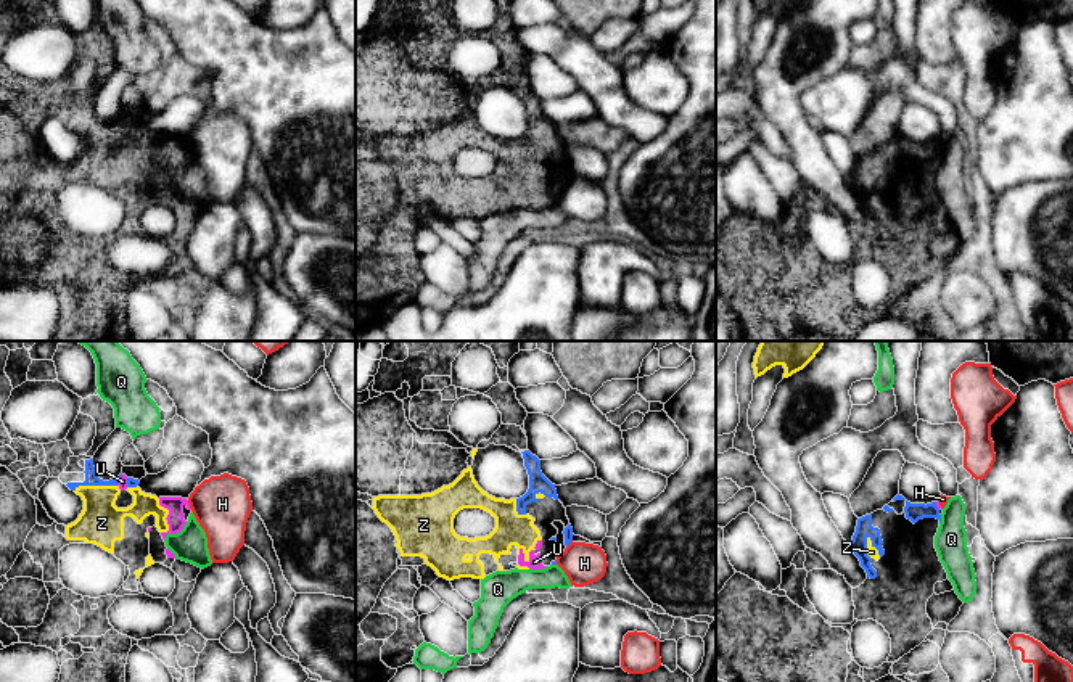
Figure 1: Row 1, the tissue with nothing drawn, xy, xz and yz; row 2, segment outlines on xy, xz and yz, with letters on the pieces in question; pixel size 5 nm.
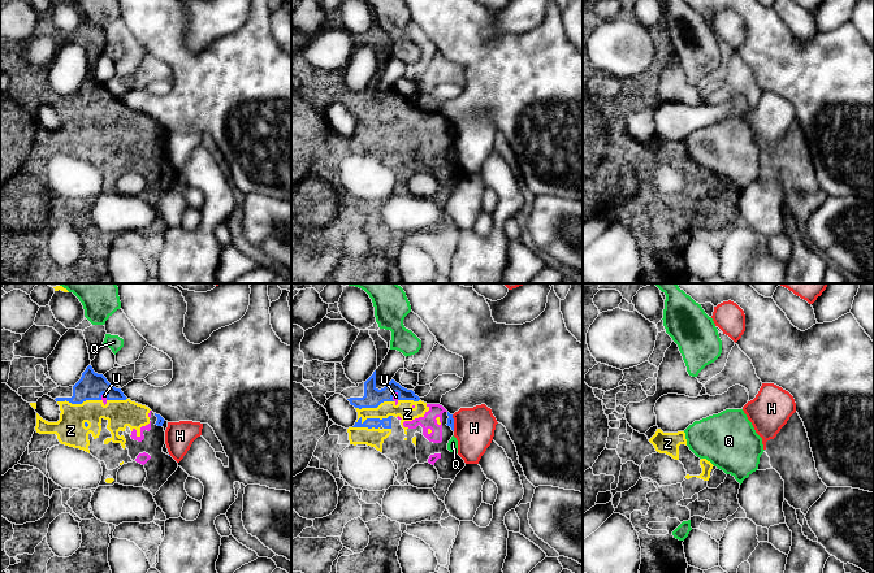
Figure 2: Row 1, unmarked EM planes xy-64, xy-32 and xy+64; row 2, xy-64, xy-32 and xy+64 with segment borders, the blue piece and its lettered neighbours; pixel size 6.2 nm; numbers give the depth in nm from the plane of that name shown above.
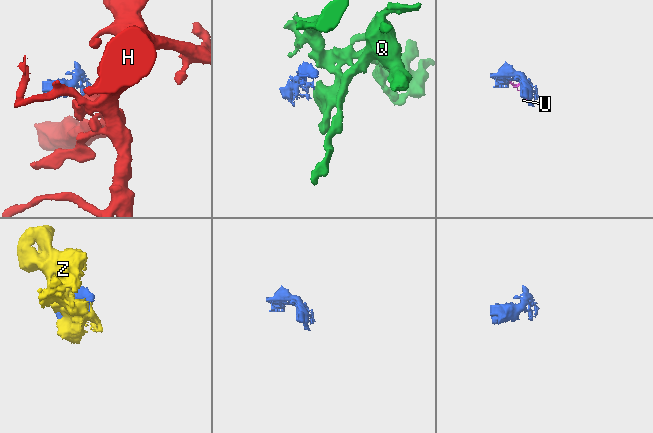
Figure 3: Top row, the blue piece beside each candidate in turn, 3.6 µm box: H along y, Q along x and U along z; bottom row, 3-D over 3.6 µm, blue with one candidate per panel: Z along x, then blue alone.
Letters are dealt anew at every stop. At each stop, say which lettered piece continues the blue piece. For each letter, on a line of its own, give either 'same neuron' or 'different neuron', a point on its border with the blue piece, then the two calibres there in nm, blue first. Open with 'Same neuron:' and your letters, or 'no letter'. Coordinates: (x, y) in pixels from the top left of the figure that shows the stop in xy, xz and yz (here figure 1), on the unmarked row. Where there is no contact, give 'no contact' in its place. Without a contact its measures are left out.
Same neuron: U, Z
H: different neuron; meets blue in xz at (570, 182); 50 nm thick on the blue side, 200 nm on the other
Q: different neuron; meets blue in yz at (940, 160); 90 nm thick on the blue side, 160 nm on the other
U: same neuron; meets blue in xy at (118, 118); 60 nm thick on the blue side, 50 nm on the other
Z: same neuron; meets blue in yz at (874, 185); 90 nm thick on the blue side, 50 nm on the other

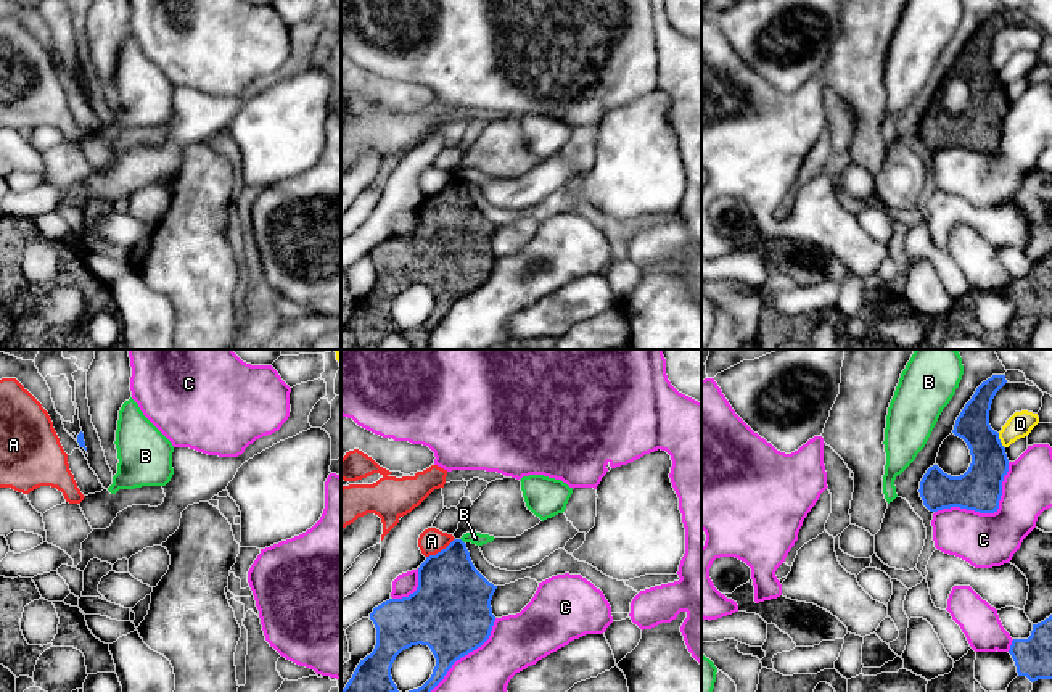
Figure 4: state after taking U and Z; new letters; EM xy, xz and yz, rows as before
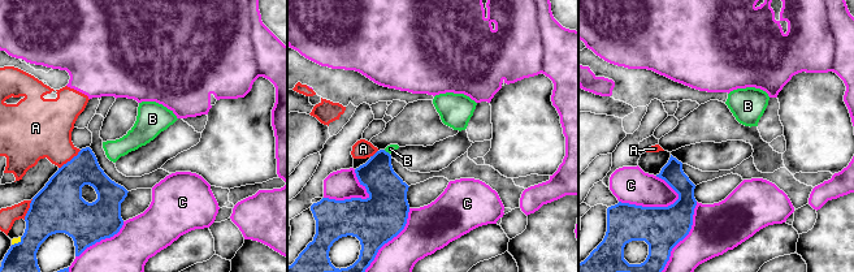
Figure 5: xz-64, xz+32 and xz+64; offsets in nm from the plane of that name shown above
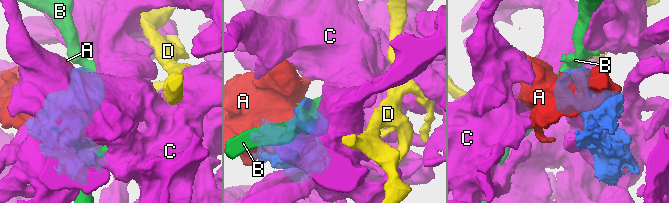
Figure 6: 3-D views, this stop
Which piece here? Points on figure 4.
Same neuron: no letter
A: different neuron; meets blue in xz at (441, 190); 380 nm thick on the blue side, 130 nm on the other
B: different neuron; meets blue in xz at (462, 181); 320 nm thick on the blue side, 60 nm on the other
C: different neuron; meets blue in yz at (988, 152); 220 nm thick on the blue side, 280 nm on the other
D: different neuron; meets blue in yz at (999, 81); 220 nm thick on the blue side, 120 nm on the other

